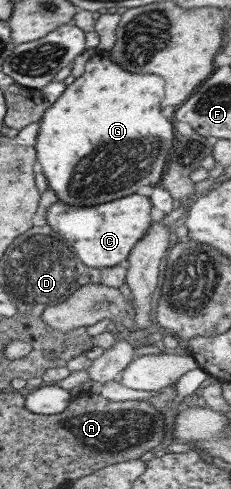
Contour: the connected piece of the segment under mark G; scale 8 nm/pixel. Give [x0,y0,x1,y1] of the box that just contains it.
[33,51,175,206]

